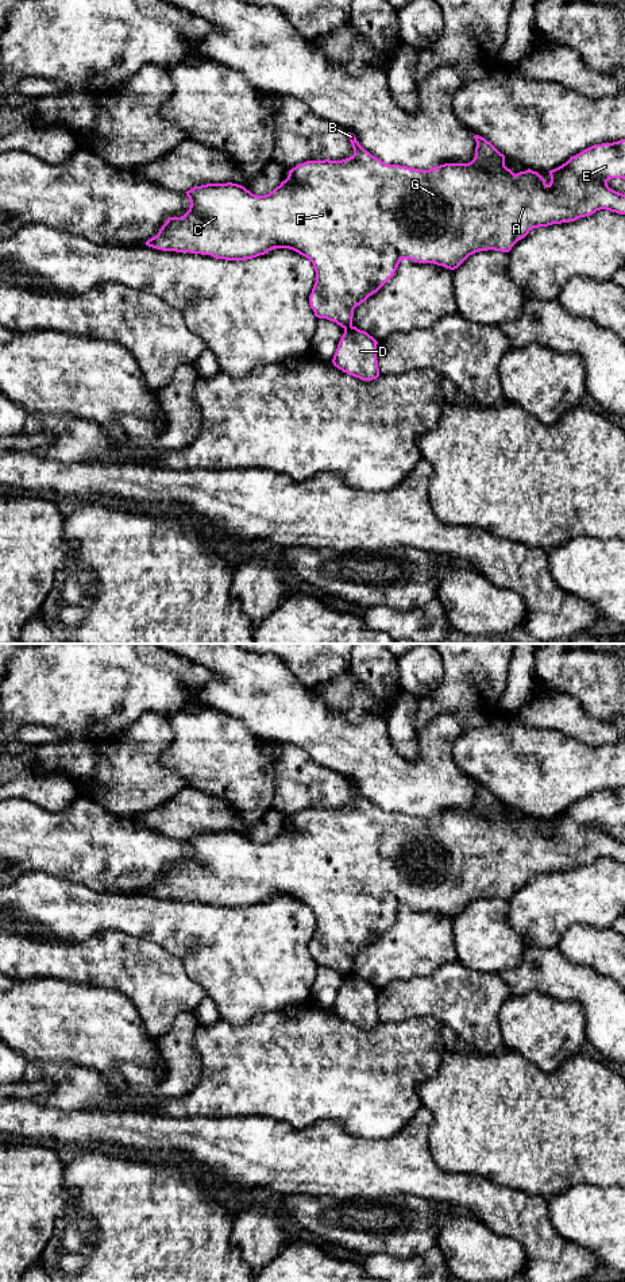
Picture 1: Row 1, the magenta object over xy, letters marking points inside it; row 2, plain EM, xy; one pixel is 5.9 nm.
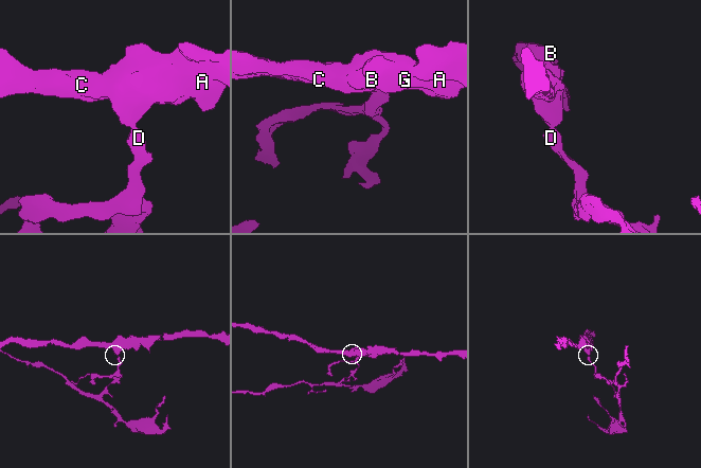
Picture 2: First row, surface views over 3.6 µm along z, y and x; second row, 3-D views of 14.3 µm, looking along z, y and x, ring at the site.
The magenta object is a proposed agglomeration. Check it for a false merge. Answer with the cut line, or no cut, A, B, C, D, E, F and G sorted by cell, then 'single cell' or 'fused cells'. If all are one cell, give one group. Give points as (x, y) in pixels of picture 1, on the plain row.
cut in xy along (351, 972), (344, 977); A B C E F G / D; fused cells

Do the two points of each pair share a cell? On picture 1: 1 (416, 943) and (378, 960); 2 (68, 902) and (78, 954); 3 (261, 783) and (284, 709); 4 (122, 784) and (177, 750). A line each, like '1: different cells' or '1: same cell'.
1: same cell
2: different cells
3: different cells
4: different cells

